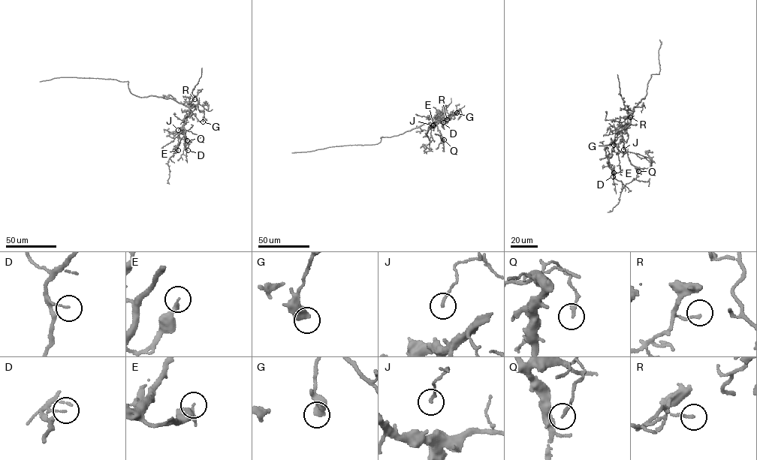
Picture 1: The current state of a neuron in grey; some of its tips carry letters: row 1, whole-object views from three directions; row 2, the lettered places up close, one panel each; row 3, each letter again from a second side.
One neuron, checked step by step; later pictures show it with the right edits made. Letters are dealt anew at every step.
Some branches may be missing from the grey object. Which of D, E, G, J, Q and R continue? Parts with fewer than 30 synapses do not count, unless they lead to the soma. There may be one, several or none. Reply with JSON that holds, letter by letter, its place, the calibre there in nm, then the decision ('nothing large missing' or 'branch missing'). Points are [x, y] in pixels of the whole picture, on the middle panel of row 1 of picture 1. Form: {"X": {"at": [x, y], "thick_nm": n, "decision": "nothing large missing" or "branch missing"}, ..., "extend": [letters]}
{"D": {"at": [443, 122], "thick_nm": 80, "decision": "nothing large missing"}, "E": {"at": [433, 124], "thick_nm": 140, "decision": "nothing large missing"}, "G": {"at": [456, 112], "thick_nm": 440, "decision": "nothing large missing"}, "J": {"at": [432, 125], "thick_nm": 140, "decision": "nothing large missing"}, "Q": {"at": [444, 139], "thick_nm": 190, "decision": "nothing large missing"}, "R": {"at": [447, 119], "thick_nm": 140, "decision": "nothing large missing"}, "extend": []}

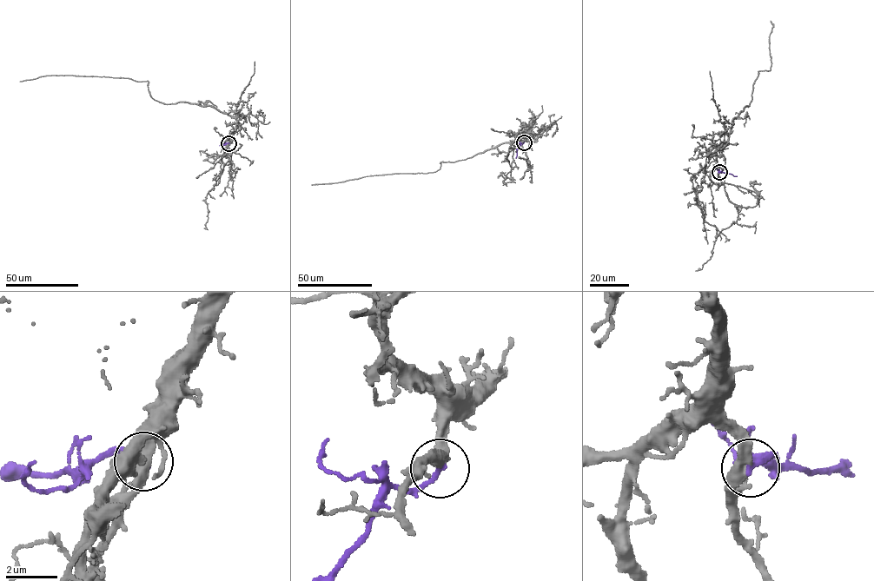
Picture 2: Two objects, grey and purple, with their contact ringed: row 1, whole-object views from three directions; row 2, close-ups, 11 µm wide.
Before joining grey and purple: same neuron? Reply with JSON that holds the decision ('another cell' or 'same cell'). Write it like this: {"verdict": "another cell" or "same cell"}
{"verdict": "same cell"}

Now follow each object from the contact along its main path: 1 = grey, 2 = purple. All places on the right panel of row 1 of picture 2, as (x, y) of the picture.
1: (719, 172), (716, 152), (727, 140), (733, 119), (750, 106), (758, 71), (770, 70), (771, 21)
2: (719, 172), (737, 176)

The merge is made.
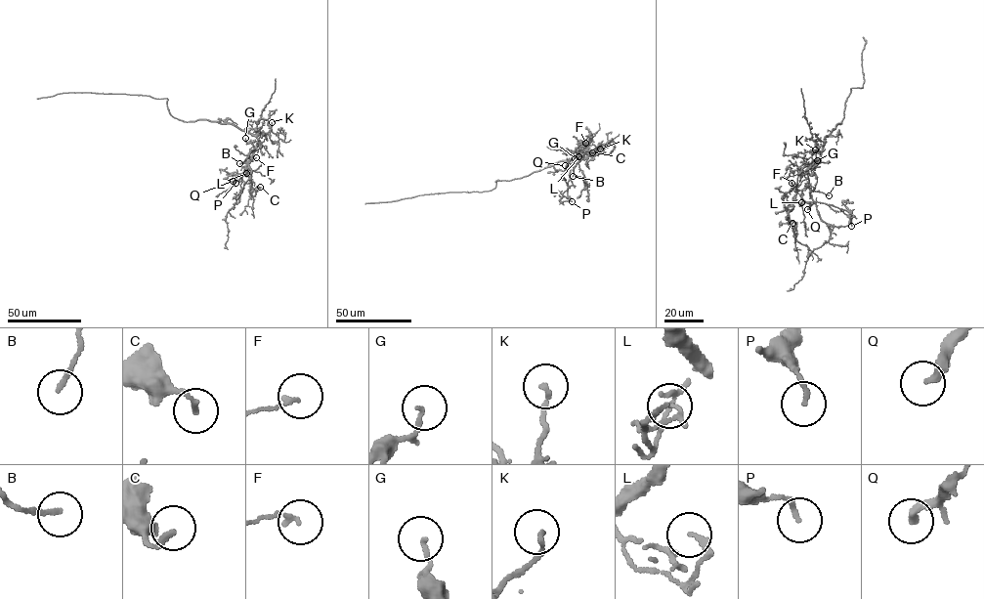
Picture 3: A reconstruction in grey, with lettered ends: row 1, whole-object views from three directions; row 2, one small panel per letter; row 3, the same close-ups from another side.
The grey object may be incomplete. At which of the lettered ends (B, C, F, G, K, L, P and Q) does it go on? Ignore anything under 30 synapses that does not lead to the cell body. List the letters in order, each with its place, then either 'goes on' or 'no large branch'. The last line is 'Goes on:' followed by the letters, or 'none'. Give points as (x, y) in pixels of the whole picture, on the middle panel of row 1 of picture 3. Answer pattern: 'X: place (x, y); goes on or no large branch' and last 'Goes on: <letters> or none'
B: place (573, 176); goes on
C: place (592, 152); no large branch
F: place (585, 143); no large branch
G: place (575, 158); no large branch
K: place (600, 149); no large branch
L: place (578, 156); no large branch
P: place (572, 201); no large branch
Q: place (565, 165); goes on
Goes on: B, Q

